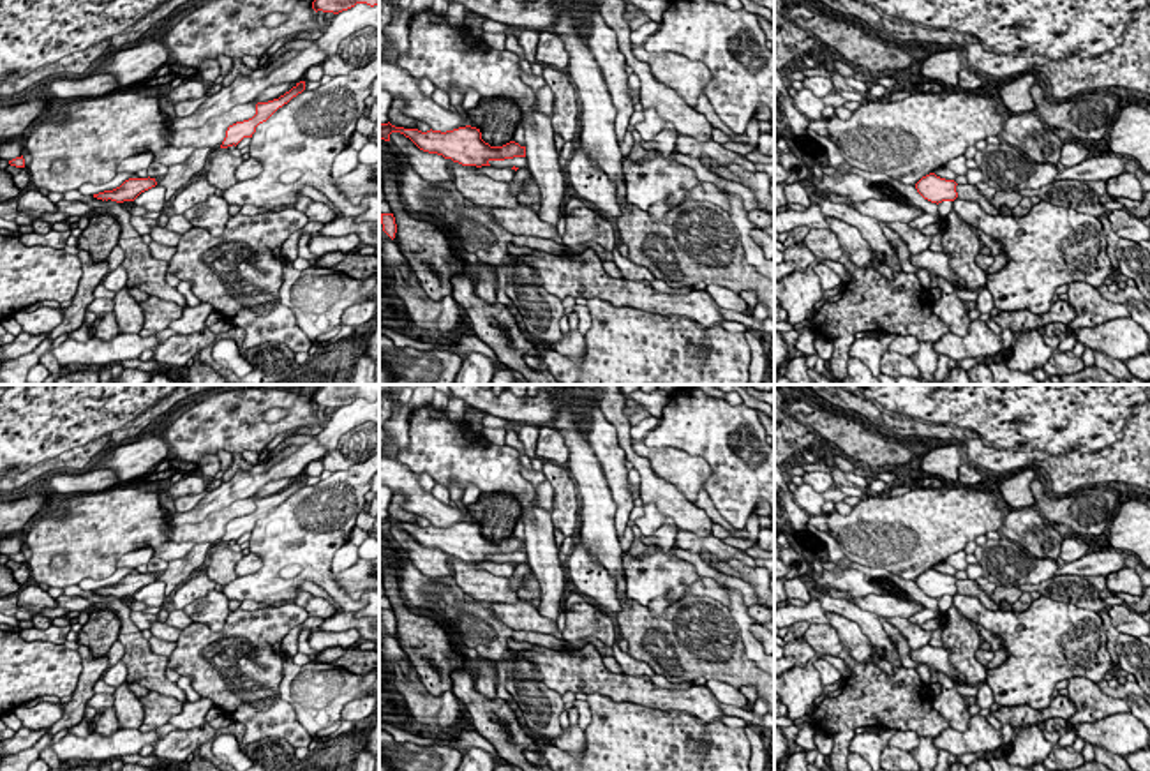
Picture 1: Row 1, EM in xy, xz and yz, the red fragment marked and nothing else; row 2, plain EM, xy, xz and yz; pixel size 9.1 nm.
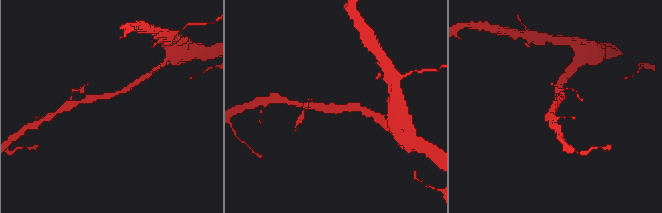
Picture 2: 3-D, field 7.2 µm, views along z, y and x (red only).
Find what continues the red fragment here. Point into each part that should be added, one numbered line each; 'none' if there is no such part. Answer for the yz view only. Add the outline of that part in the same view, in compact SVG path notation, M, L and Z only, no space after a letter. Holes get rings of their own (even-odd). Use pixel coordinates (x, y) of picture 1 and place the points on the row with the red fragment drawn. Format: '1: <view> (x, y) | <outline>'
none

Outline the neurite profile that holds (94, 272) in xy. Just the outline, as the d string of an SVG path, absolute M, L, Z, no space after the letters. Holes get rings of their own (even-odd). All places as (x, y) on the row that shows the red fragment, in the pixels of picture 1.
M79 251L78 258L83 266L83 277L69 307L62 307L55 300L46 300L23 309L25 312L34 312L39 307L55 307L63 312L62 323L49 332L51 341L60 335L72 333L83 325L86 307L93 302L93 289L102 284L104 277L109 272L108 259L93 261L86 251Z

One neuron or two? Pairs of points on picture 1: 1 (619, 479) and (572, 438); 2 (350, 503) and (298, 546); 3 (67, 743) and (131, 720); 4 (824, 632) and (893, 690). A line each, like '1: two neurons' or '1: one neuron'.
1: two neurons
2: one neuron
3: two neurons
4: one neuron

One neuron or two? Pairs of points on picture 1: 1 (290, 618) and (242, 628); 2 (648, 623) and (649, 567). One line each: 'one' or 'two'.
1: one
2: two

